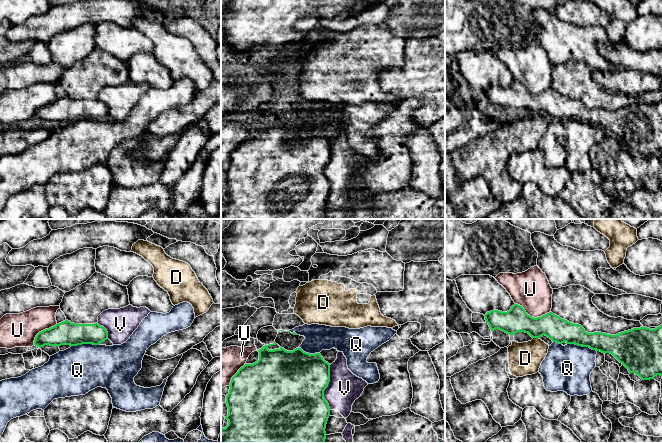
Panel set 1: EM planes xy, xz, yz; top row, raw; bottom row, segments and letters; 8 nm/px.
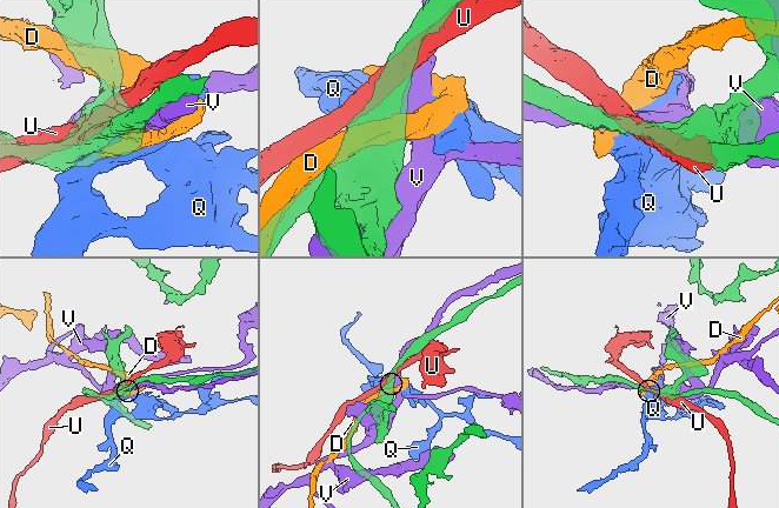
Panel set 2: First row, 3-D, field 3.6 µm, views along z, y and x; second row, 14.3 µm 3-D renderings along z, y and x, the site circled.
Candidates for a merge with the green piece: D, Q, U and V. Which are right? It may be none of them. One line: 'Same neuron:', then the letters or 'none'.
Same neuron: none

